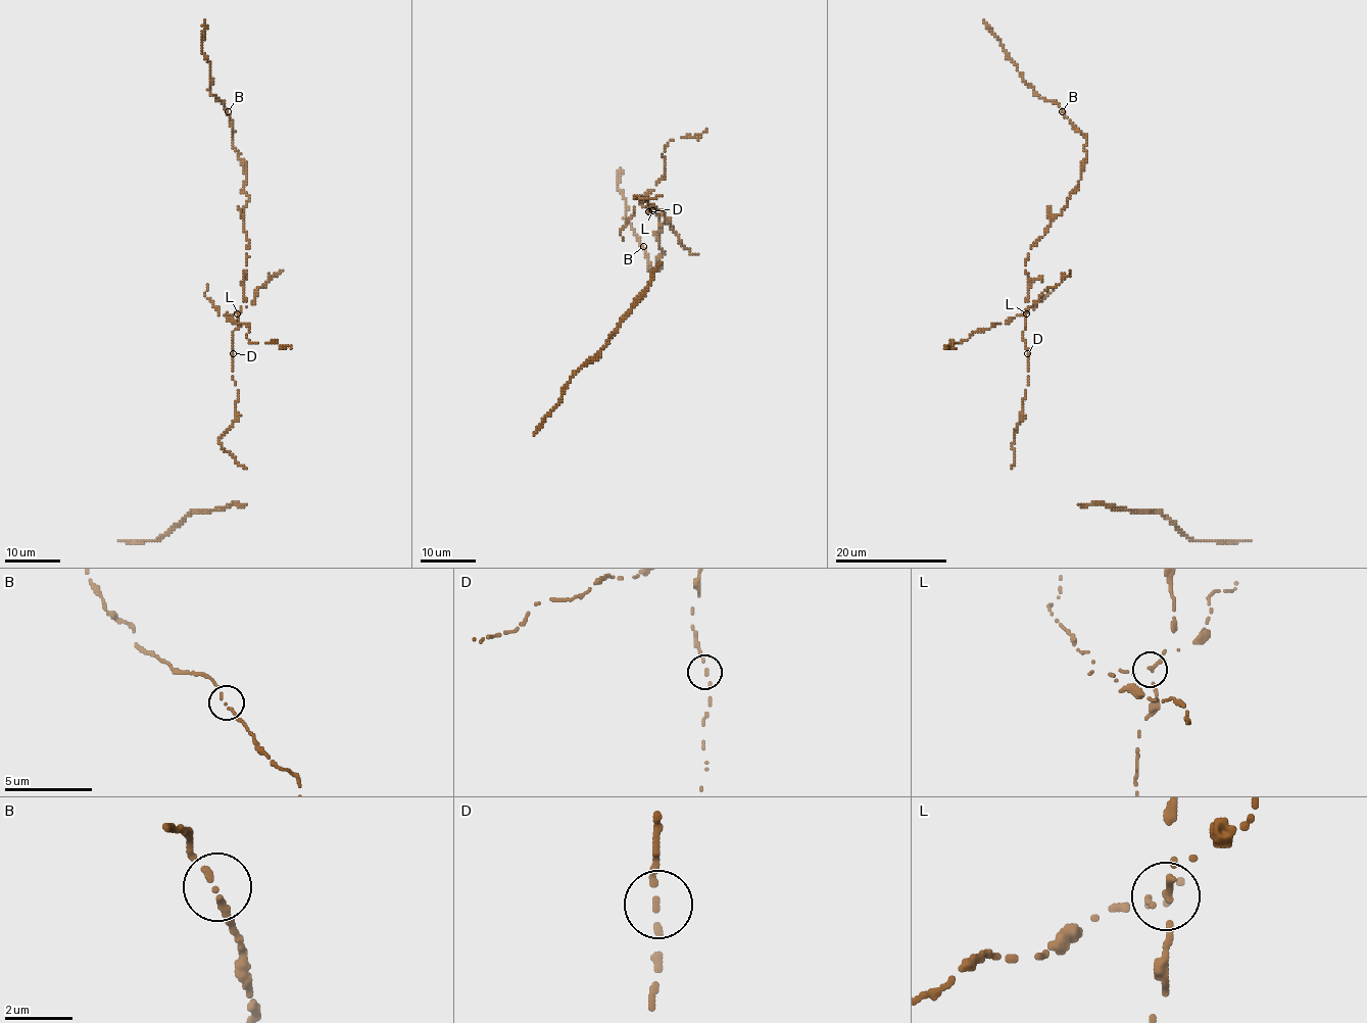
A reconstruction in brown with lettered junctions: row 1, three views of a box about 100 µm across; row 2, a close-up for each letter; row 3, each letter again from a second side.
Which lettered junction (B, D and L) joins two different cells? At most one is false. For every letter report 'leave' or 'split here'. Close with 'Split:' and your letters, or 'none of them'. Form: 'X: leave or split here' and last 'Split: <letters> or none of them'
B: leave
D: leave
L: split here
Split: L

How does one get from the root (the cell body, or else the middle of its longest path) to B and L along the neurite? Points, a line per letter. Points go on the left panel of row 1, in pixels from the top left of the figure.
B: (233, 349), (250, 242), (243, 227), (246, 174), (232, 142), (228, 111)
L: (233, 349), (237, 312)

